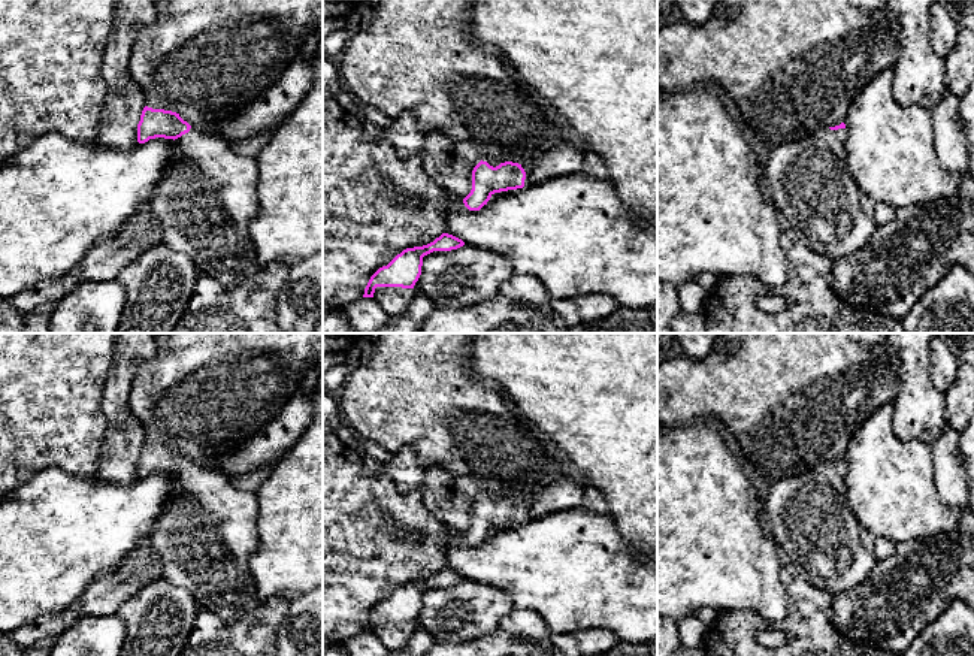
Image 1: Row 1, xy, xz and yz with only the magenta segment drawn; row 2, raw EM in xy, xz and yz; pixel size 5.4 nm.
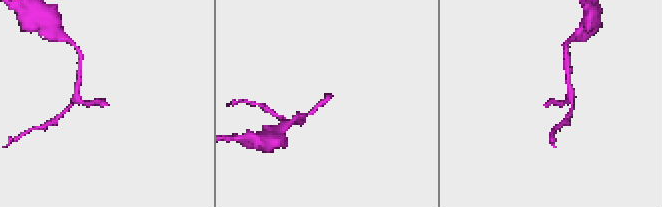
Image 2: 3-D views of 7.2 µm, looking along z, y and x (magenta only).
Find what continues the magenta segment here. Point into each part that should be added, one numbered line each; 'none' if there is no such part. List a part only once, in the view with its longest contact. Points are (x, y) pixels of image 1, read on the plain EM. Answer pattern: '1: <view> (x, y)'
1: xz (526, 499)

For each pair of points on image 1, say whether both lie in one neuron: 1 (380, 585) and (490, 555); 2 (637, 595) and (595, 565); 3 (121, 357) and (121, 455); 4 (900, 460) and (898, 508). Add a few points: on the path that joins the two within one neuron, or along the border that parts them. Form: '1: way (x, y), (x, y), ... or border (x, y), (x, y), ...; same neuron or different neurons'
1: border (454, 534), (447, 544), (444, 567); different neurons
2: way (626, 592), (619, 589), (605, 576); same neuron
3: way (120, 381), (121, 431); same neuron
4: way (900, 472), (898, 496); same neuron

